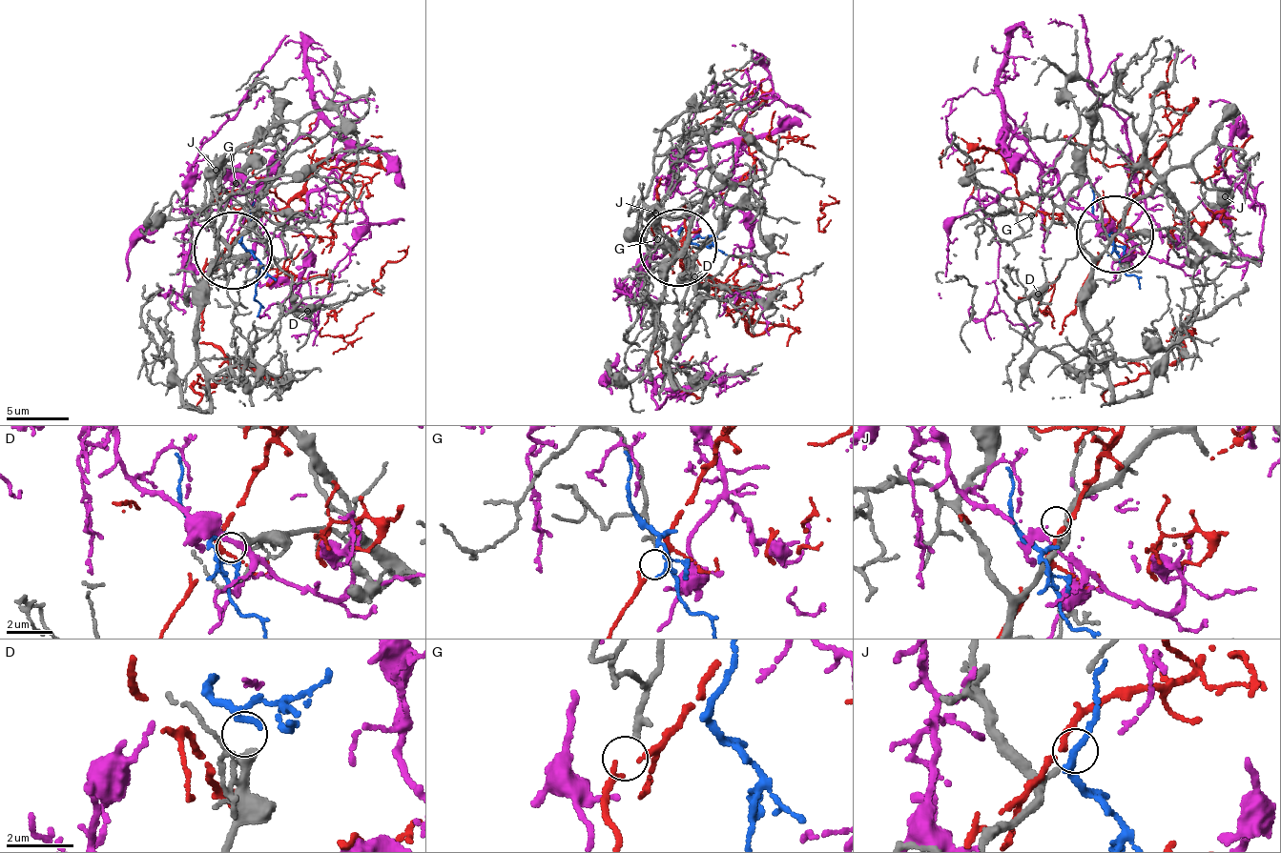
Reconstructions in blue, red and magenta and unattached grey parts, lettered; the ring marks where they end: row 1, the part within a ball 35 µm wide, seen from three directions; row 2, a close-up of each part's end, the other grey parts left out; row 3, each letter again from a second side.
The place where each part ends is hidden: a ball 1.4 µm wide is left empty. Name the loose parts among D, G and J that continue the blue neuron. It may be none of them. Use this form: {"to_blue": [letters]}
{"to_blue": []}

